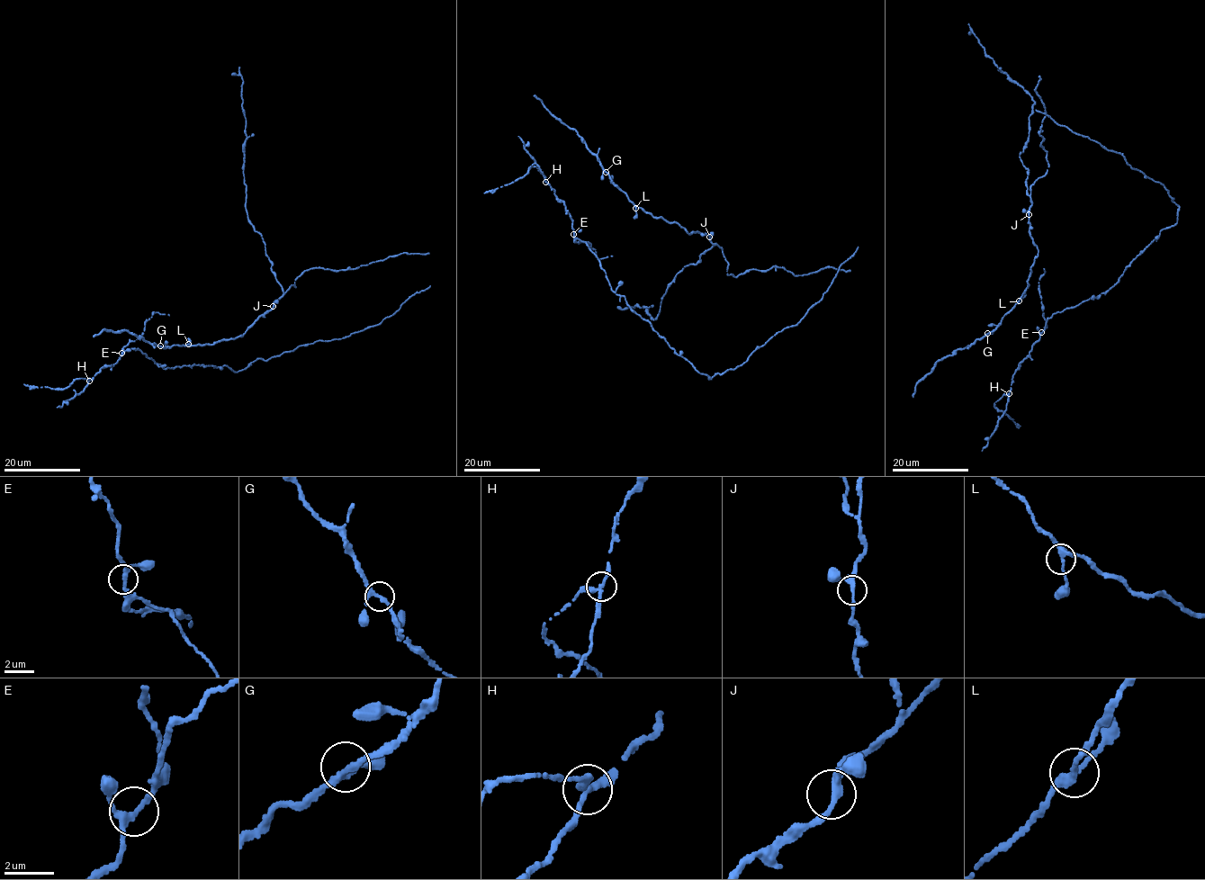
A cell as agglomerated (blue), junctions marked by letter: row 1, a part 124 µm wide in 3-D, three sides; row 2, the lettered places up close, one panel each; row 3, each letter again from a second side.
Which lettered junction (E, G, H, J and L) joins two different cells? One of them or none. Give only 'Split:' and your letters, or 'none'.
Split: H

